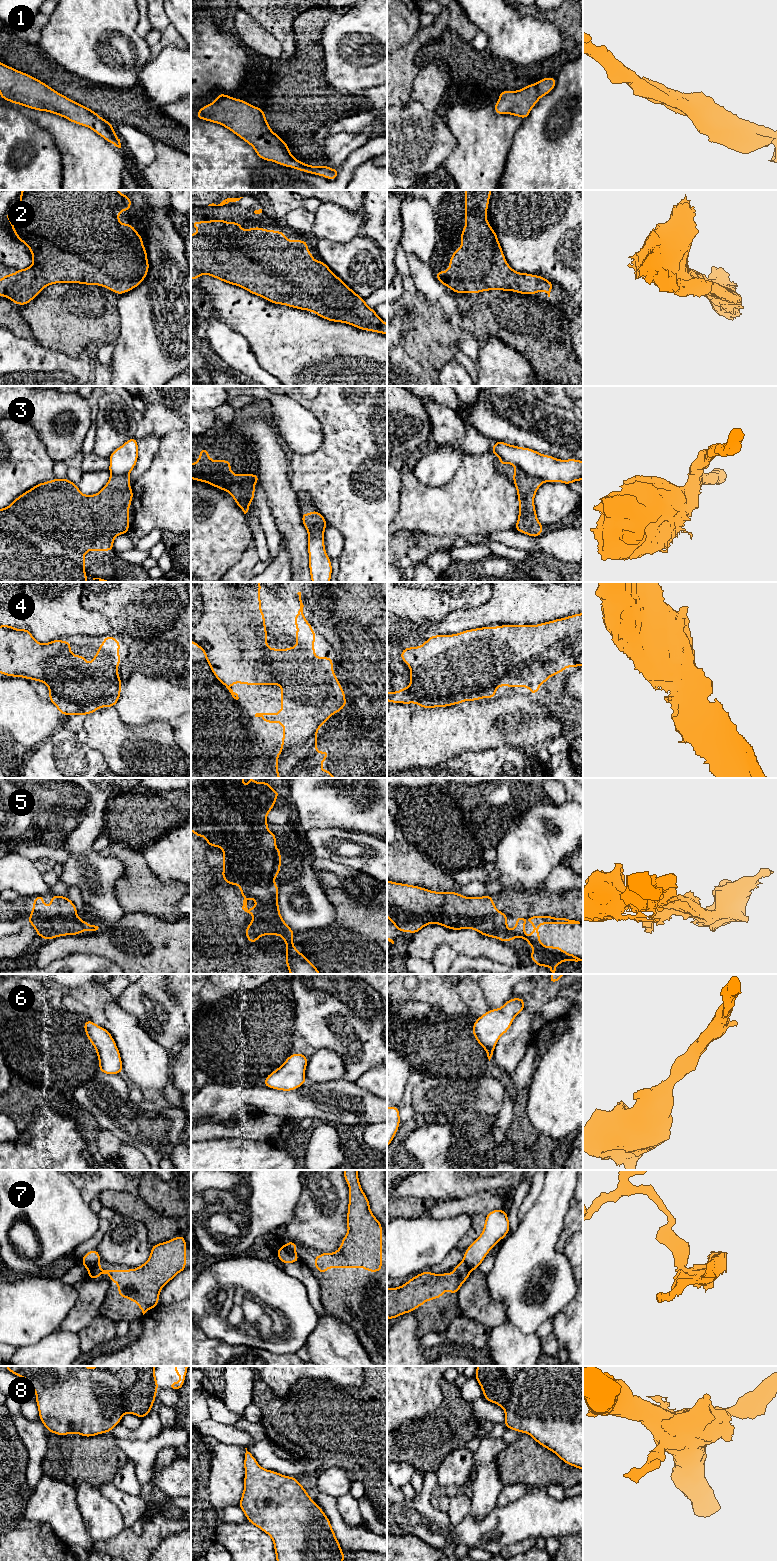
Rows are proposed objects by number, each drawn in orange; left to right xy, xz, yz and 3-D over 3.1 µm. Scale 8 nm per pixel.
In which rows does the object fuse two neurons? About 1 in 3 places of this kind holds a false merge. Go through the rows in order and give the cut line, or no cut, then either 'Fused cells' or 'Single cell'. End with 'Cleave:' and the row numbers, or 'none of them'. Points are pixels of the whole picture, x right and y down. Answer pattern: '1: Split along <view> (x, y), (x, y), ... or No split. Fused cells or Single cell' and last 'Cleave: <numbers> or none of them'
1: No split. Single cell
2: No split. Single cell
3: Split along yz (517, 465), (527, 474), (539, 477), (544, 481). Fused cells
4: No split. Single cell
5: Split along xy (76, 912), (70, 915), (29, 918). Fused cells
6: No split. Single cell
7: Split along xy (99, 1261), (88, 1270). Fused cells
8: No split. Single cell
Cleave: 3, 5, 7

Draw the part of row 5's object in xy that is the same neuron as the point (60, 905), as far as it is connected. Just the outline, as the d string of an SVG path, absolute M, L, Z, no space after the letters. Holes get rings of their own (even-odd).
M51 894L51 906L44 905L43 895L36 895L33 901L33 909L29 918L46 918L53 916L67 916L77 913L75 904L67 896Z

